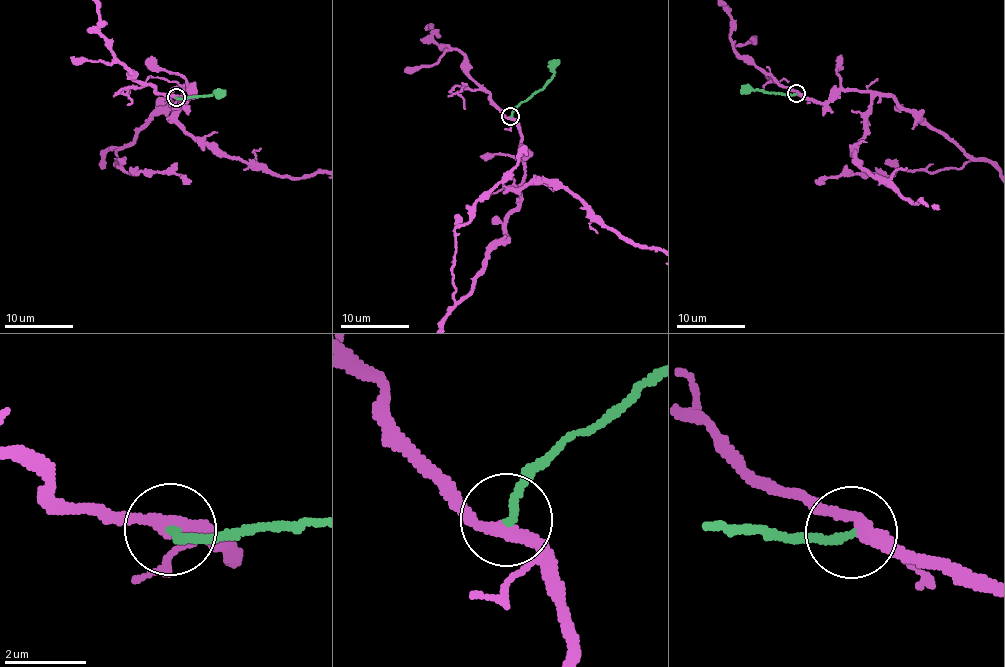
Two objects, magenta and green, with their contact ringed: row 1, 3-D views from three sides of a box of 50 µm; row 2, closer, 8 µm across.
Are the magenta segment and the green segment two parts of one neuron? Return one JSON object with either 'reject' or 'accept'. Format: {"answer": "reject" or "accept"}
{"answer": "accept"}

